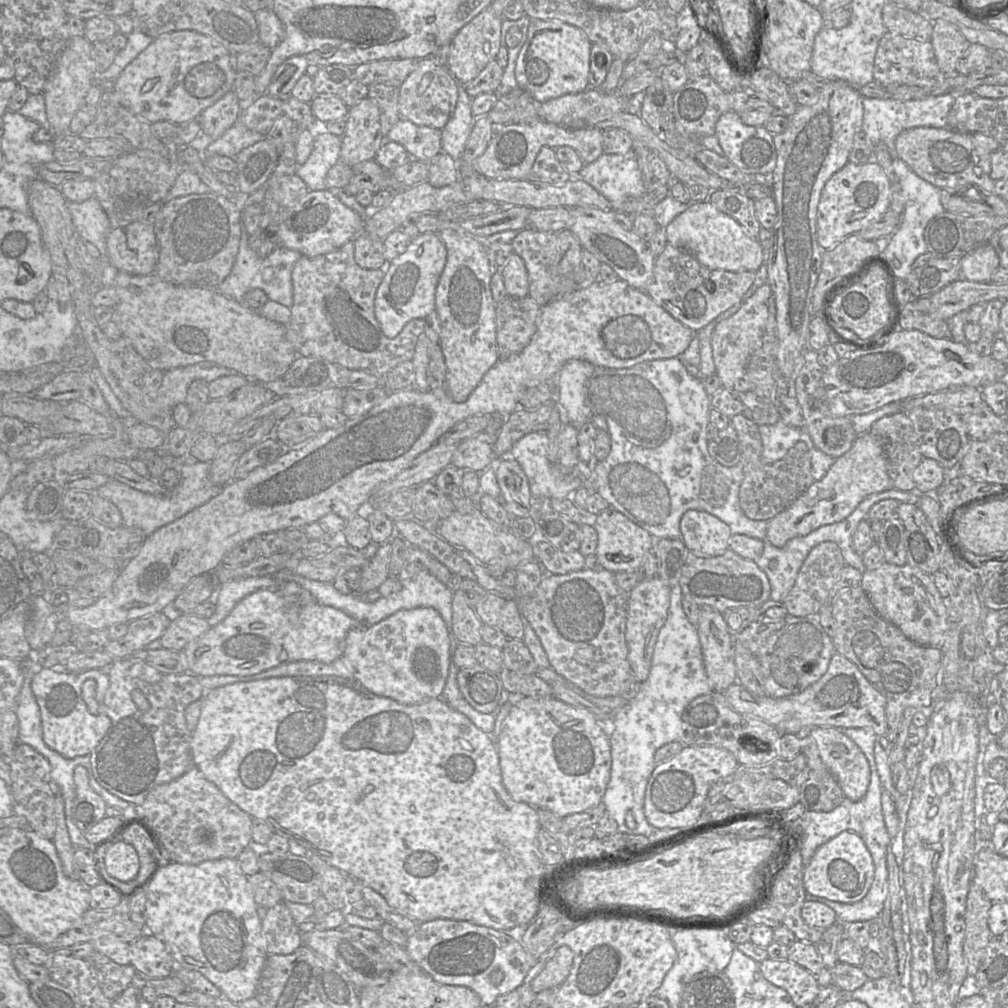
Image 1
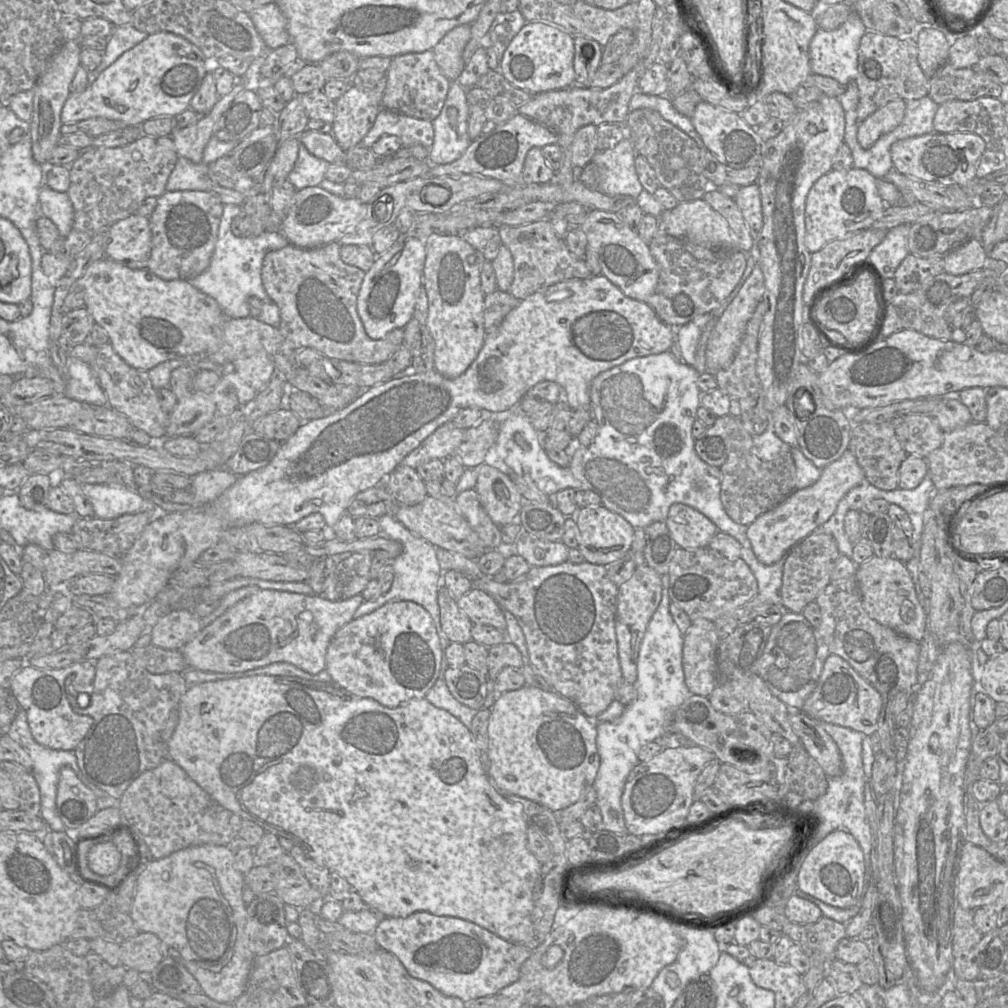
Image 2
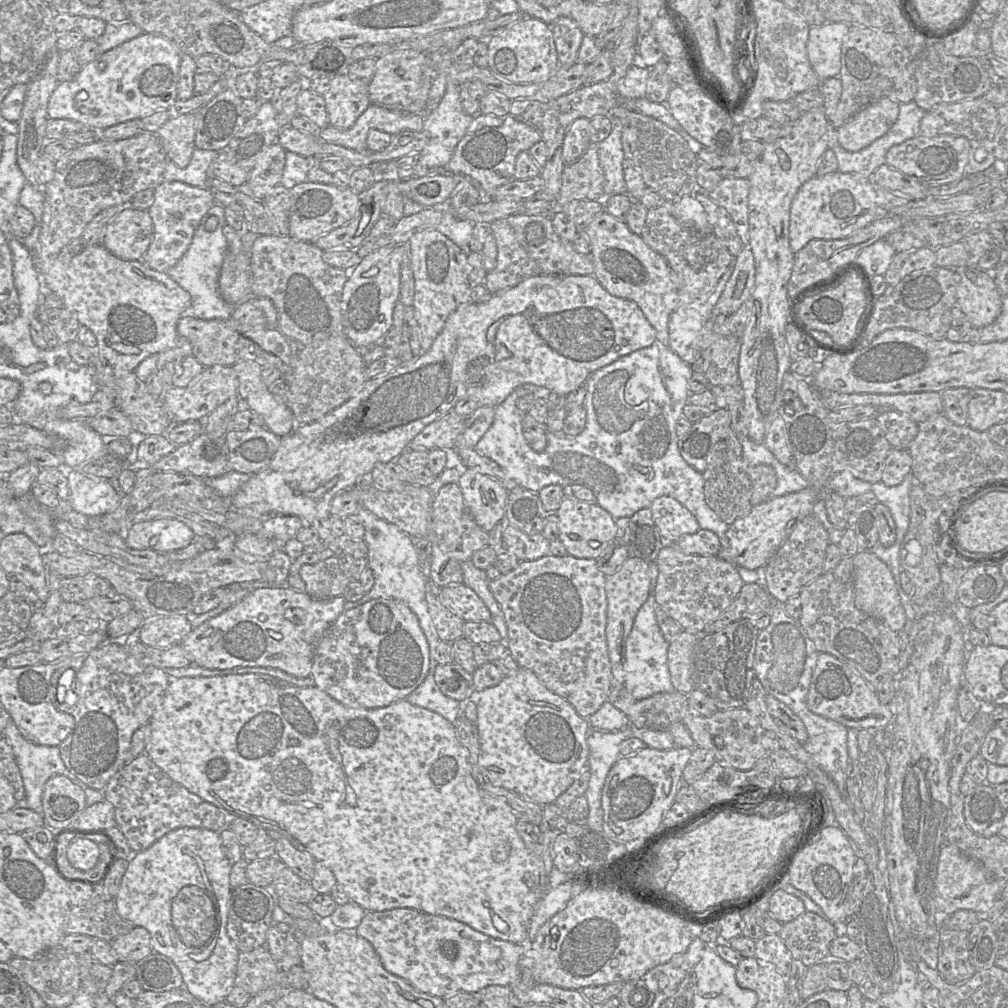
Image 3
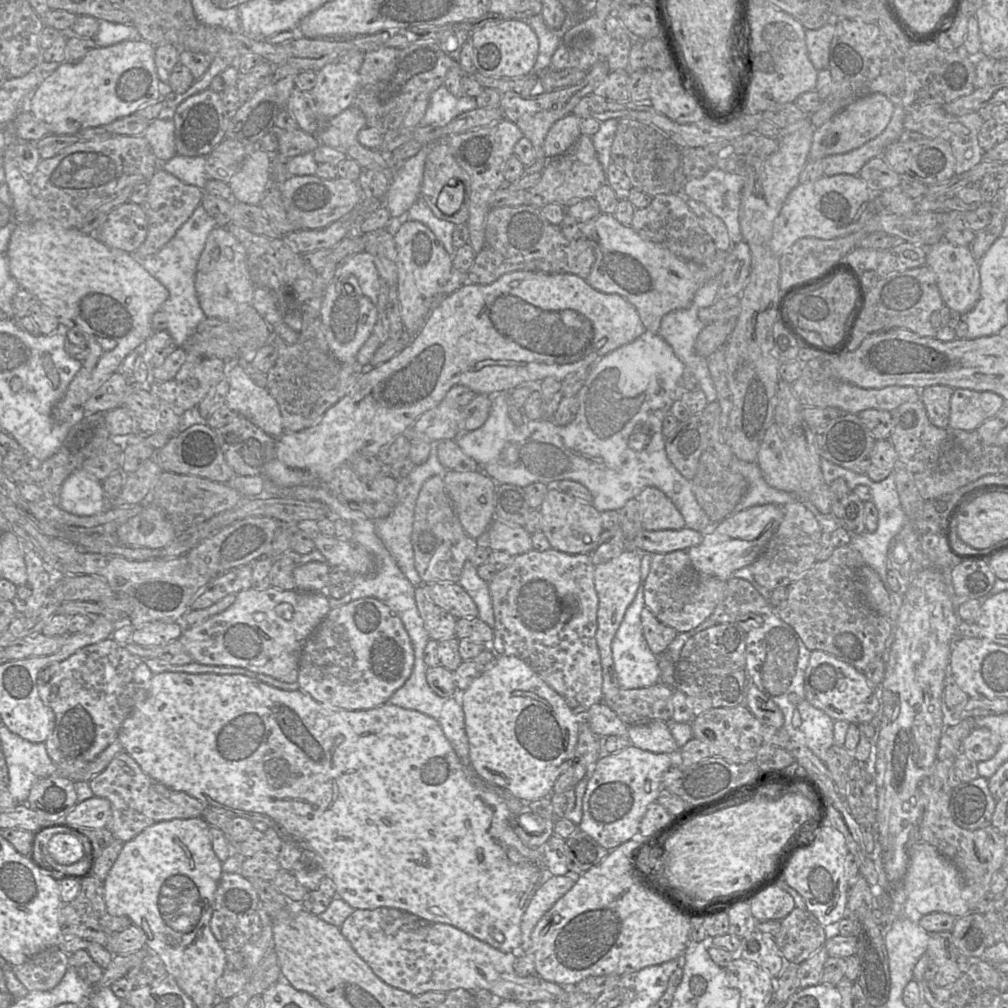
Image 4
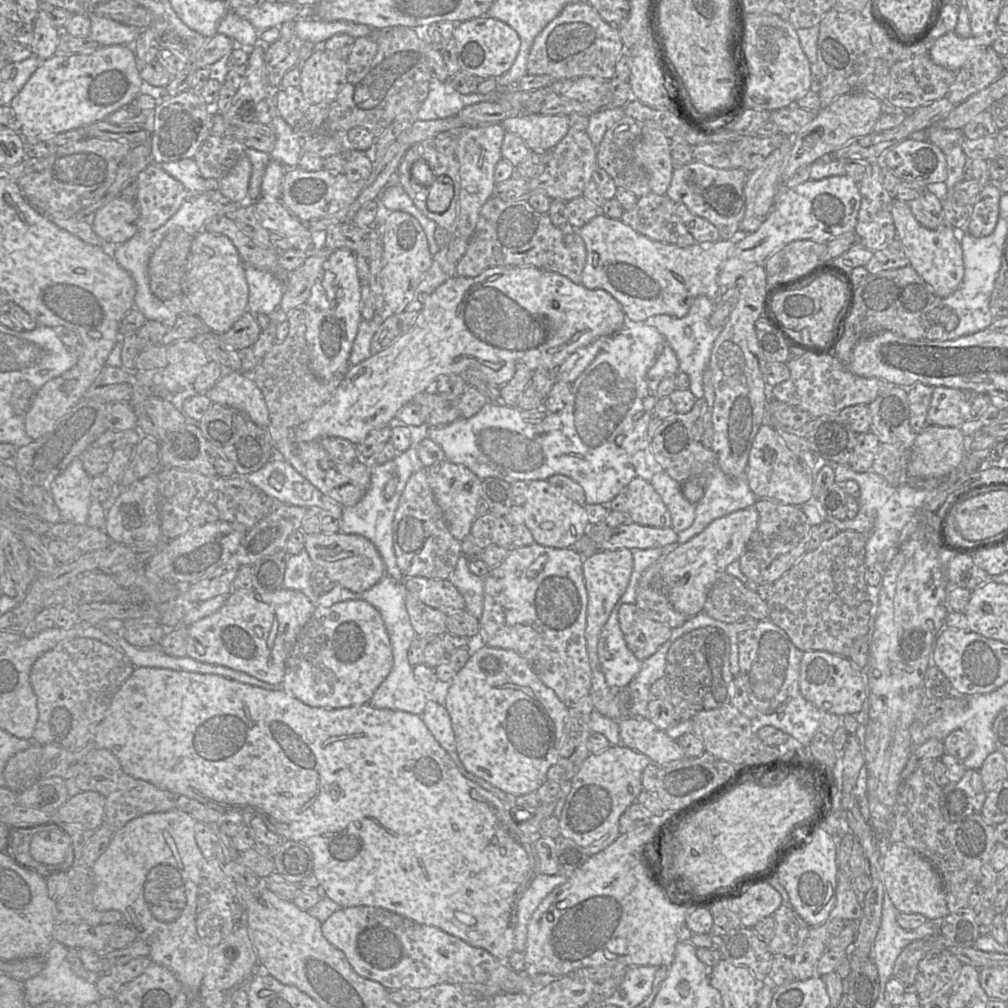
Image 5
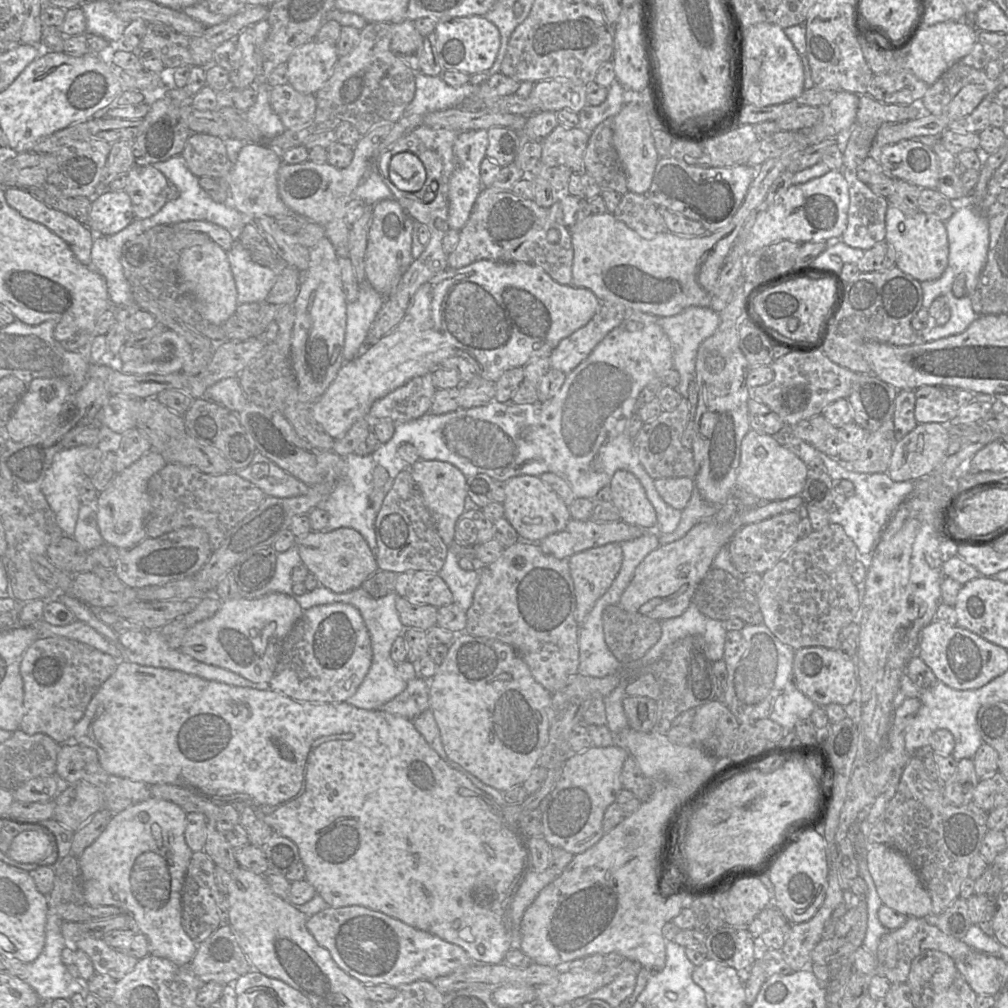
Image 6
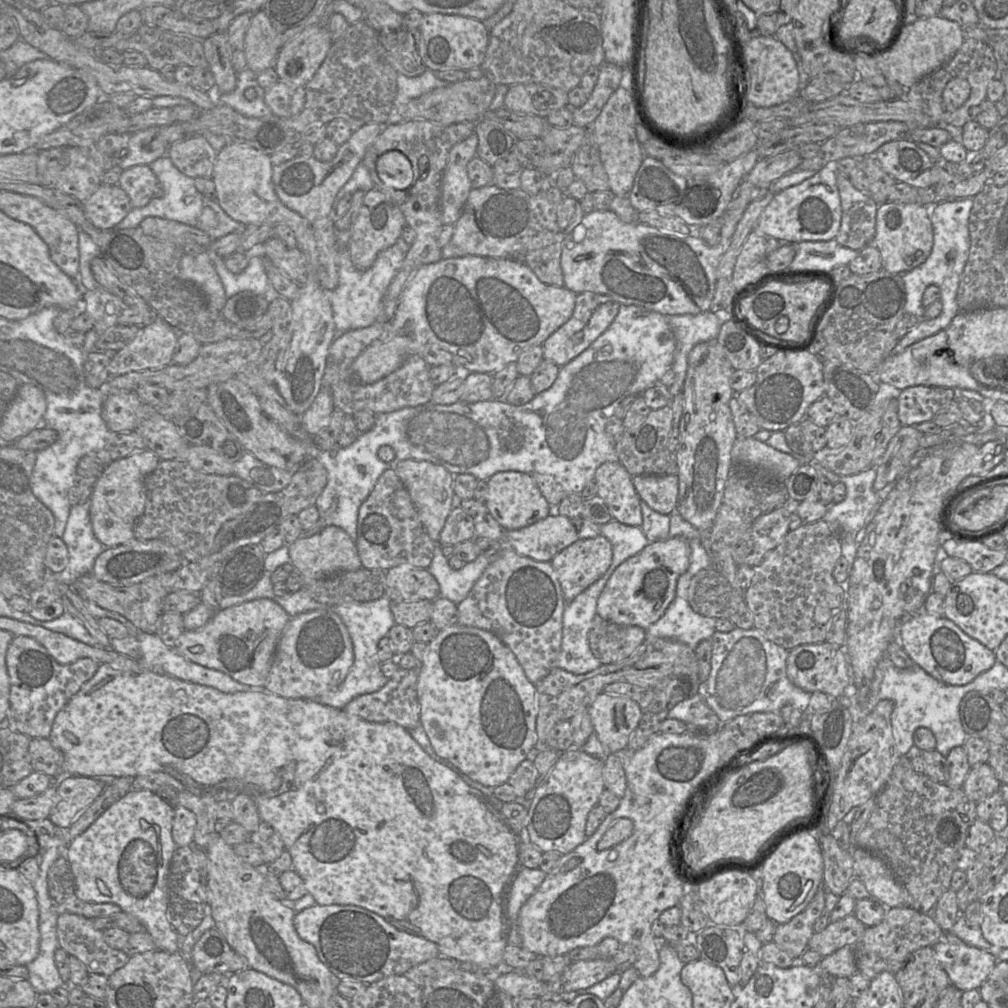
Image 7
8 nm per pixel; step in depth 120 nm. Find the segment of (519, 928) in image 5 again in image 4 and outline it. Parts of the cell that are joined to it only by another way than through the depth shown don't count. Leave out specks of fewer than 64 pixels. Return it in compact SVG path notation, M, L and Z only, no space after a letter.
M553 875L535 889L520 921L522 943L519 952L521 954L525 954L531 947L531 935L538 921L574 884L575 881L569 876Z

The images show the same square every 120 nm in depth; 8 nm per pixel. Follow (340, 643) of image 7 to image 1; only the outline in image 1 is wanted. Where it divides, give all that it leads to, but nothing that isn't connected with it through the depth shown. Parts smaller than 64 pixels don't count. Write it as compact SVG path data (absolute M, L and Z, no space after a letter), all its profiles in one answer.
M431 607L399 610L371 626L354 626L347 634L343 657L355 668L354 679L368 691L393 699L401 704L411 705L441 698L452 661L447 626L441 615Z

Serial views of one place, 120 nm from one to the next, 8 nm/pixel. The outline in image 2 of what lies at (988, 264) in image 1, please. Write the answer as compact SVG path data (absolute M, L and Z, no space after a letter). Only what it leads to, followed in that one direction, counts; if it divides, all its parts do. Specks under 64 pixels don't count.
M971 239L944 255L944 272L963 275L985 267L988 254L979 239Z

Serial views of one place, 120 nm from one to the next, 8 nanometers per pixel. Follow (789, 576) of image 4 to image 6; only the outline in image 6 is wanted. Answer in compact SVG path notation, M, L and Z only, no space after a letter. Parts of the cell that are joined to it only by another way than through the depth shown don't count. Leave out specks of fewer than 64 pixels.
M791 511L742 526L726 547L731 562L741 575L764 574L772 569L799 539L798 524L801 517Z

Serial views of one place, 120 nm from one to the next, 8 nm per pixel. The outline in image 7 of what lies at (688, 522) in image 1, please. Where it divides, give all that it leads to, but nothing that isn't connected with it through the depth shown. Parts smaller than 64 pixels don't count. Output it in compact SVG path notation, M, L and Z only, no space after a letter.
M619 462L601 464L595 472L594 483L597 496L605 502L613 520L629 526L641 526L641 499L632 476Z

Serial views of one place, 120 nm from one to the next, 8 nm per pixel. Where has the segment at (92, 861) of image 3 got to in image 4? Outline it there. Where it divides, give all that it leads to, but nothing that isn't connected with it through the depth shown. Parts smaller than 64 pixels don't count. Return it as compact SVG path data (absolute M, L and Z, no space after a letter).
M54 825L44 828L49 831L57 831L47 844L47 850L52 860L60 865L71 865L84 856L84 845L81 832L75 833L72 828L66 825Z

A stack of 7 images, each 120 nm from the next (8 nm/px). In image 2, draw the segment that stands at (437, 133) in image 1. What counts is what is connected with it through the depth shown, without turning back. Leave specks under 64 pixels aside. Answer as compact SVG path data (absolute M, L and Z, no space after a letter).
M381 108L373 126L360 145L370 148L384 135L397 136L401 140L402 146L422 145L429 149L434 141L434 128L431 121Z

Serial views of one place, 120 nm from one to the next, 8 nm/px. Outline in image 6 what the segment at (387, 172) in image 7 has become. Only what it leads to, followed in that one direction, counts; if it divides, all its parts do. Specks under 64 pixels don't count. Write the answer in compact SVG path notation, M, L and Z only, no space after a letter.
M401 152L390 160L389 177L399 189L413 193L423 187L426 181L426 169L415 154Z

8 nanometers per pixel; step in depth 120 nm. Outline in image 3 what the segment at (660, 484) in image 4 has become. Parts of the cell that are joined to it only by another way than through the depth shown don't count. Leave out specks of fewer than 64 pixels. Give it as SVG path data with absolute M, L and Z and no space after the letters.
M658 341L618 358L595 371L587 380L585 429L576 436L547 433L547 445L542 452L534 451L523 436L523 413L518 409L517 401L525 396L525 387L520 386L495 407L492 425L477 443L475 451L496 462L519 487L534 493L549 485L587 487L595 494L597 504L614 519L630 518L640 509L649 508L657 497L673 497L695 516L701 529L710 530L719 538L724 538L729 524L722 521L707 505L702 473L691 467L678 449L675 426L682 416L683 407L688 403L688 381L692 373L689 364Z

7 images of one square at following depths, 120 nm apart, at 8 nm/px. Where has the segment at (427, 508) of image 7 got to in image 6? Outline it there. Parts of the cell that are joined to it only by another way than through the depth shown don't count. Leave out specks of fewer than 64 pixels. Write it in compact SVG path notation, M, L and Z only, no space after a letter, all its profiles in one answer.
M418 460L408 470L433 517L439 536L449 546L454 542L456 522L465 511L466 476L454 465L438 460Z

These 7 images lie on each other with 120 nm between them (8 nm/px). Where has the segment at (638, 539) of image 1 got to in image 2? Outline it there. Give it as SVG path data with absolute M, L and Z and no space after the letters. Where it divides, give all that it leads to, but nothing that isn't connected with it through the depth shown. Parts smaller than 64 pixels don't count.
M603 505L578 508L573 518L579 532L577 549L586 562L607 566L625 557L633 543L634 527Z

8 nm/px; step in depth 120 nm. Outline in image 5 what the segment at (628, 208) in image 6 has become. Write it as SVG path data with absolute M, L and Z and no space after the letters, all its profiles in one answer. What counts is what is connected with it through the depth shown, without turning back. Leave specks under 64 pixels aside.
M651 192L639 197L636 205L624 211L620 220L654 241L679 247L694 245L695 239L676 214L676 205L665 194Z

